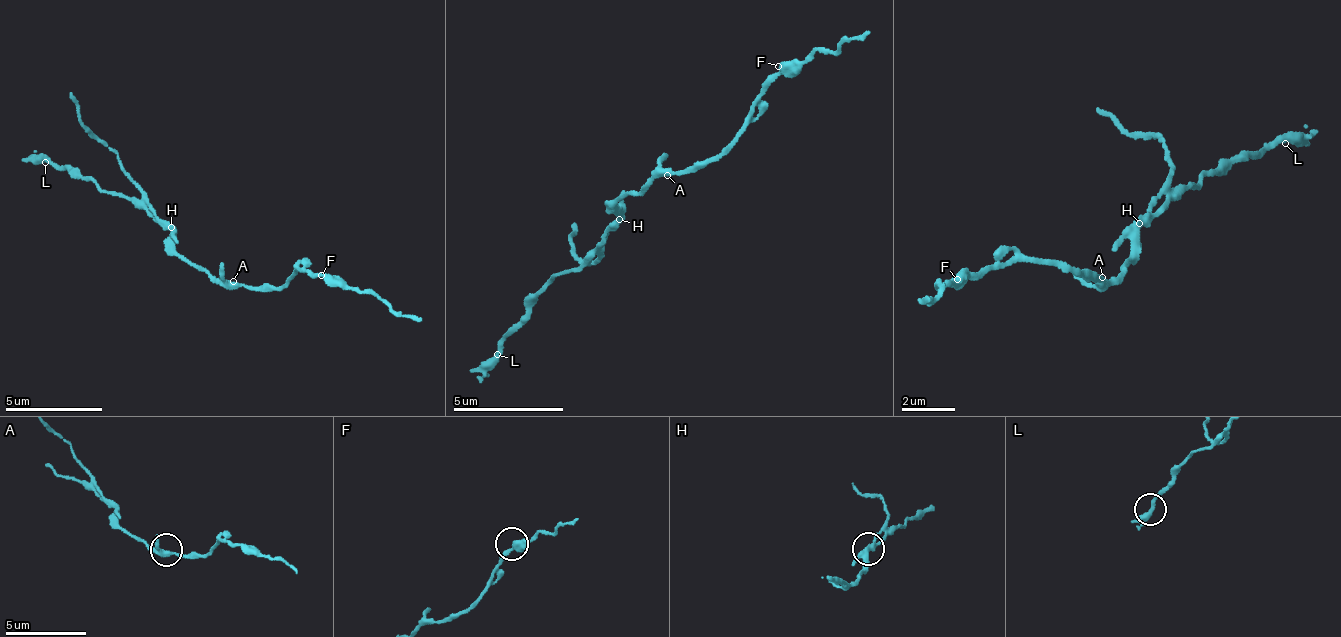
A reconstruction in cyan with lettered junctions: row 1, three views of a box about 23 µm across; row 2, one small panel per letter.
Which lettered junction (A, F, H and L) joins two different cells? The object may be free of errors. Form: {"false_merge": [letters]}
{"false_merge": ["H"]}

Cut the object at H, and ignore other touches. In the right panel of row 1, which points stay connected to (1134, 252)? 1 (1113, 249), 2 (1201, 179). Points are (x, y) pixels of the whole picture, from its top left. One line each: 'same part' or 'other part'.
1: other part
2: same part

